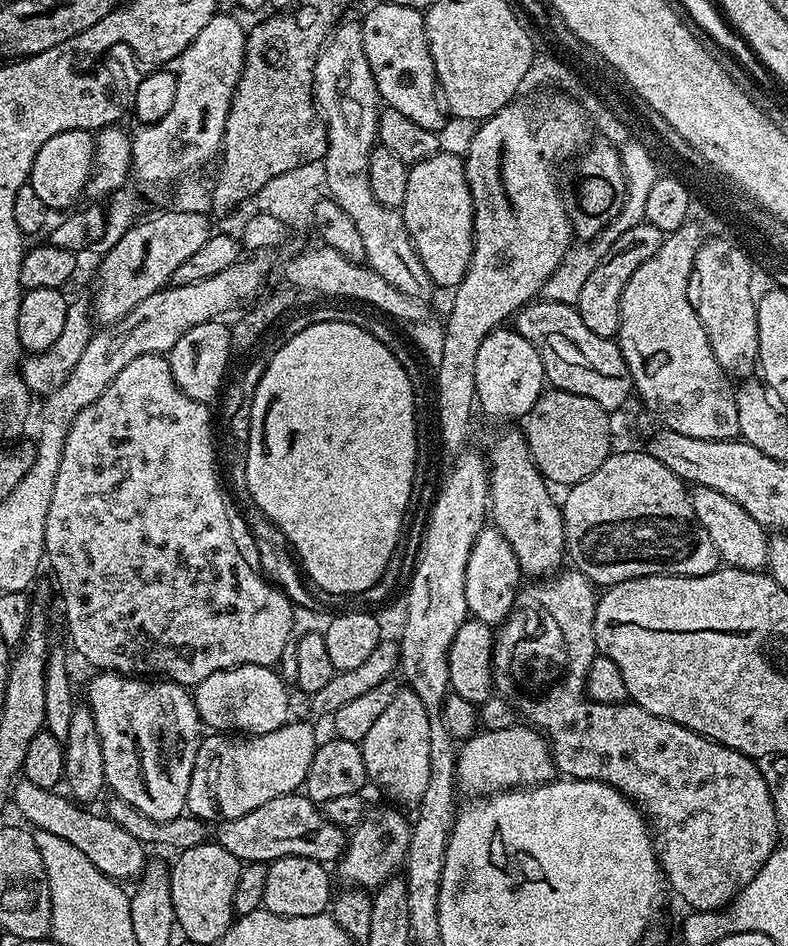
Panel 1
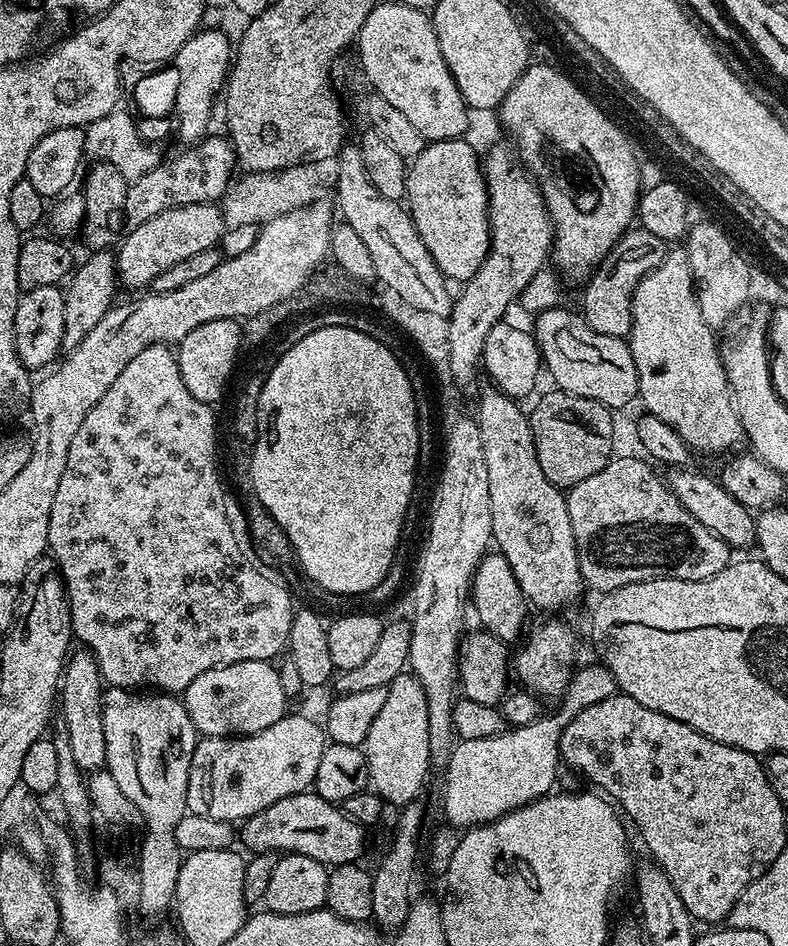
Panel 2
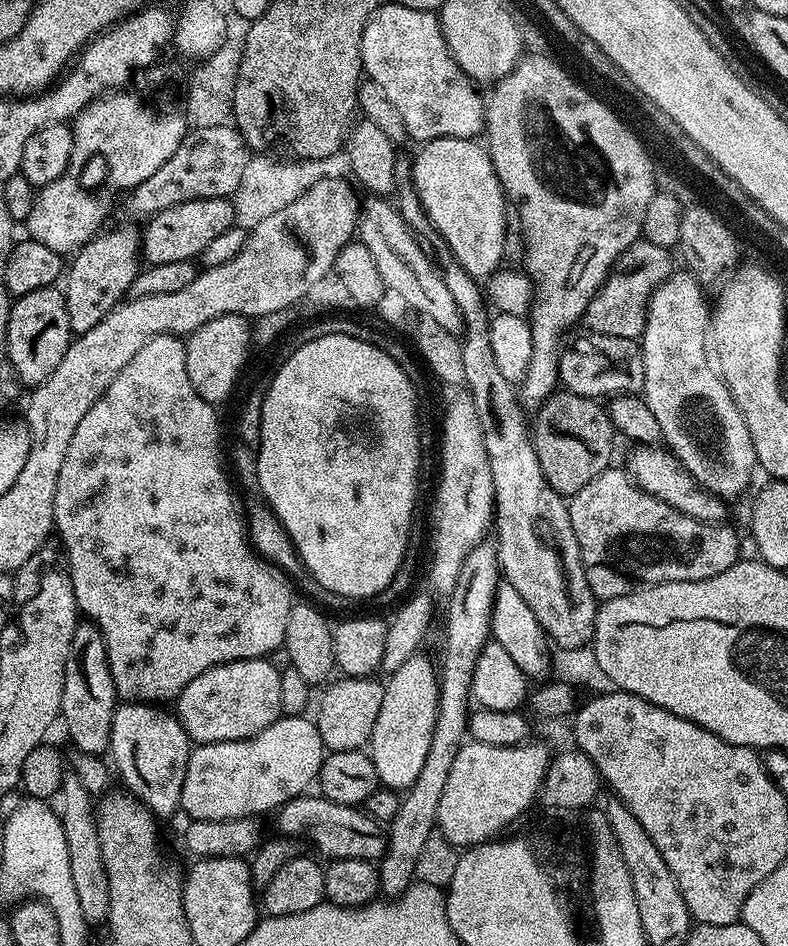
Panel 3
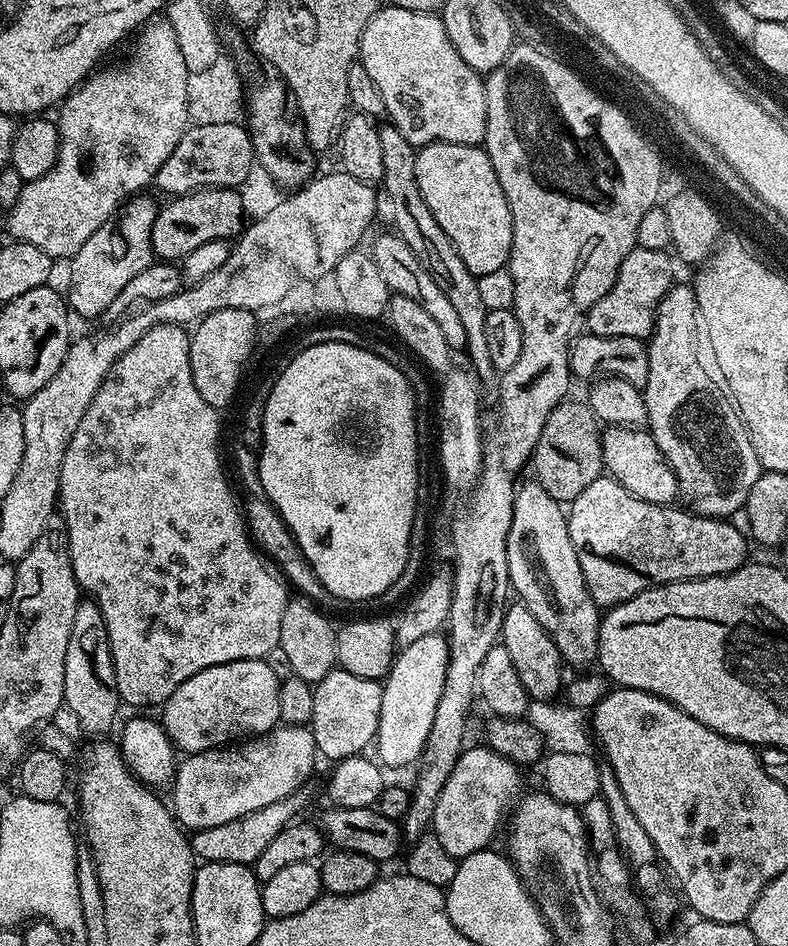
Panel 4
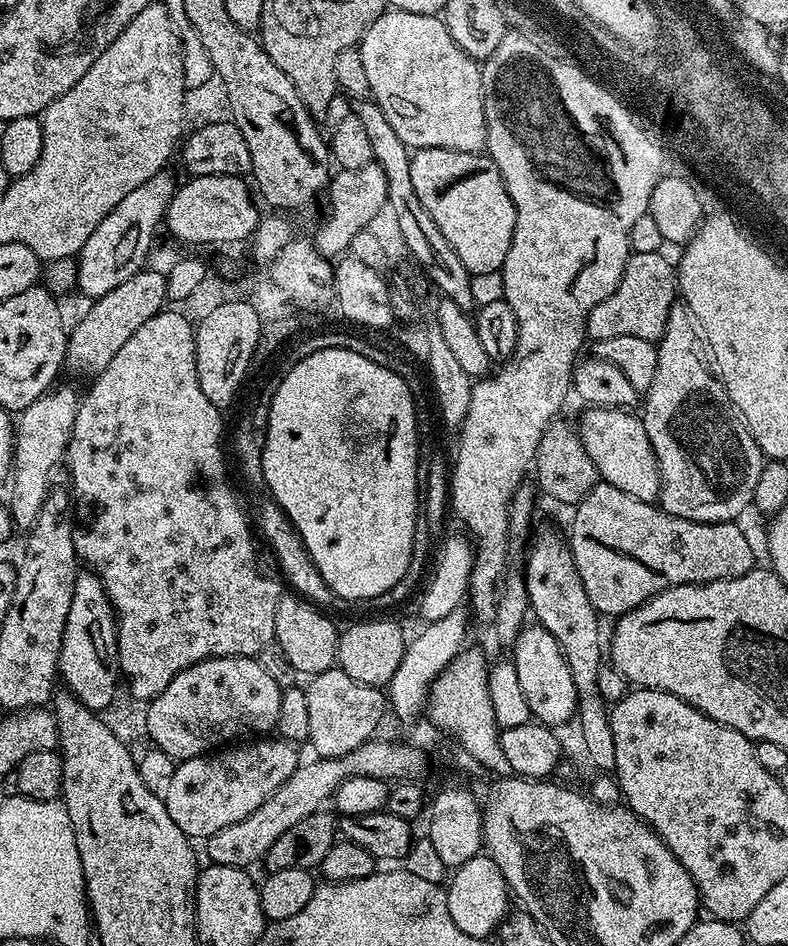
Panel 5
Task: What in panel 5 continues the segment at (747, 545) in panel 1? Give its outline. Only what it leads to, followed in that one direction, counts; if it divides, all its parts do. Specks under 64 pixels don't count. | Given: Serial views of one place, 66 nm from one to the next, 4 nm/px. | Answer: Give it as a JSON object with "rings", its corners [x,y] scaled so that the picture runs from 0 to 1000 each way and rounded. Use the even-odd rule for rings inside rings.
{"rings":[[[746,429],[740,433],[734,447],[736,466],[744,471],[744,480],[749,480],[749,488],[754,488],[758,504],[789,518],[789,522],[799,522],[799,526],[829,532],[838,523],[838,494],[816,443],[808,437],[806,440],[806,434],[789,431]]]}

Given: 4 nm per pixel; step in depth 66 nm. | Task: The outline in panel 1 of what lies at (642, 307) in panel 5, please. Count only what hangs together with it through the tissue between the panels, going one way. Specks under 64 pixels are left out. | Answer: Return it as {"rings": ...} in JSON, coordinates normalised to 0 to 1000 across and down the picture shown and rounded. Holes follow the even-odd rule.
{"rings":[[[821,235],[796,241],[779,256],[779,260],[774,260],[769,273],[764,273],[759,281],[754,281],[728,323],[739,340],[744,340],[744,346],[754,349],[754,353],[777,357],[786,352],[789,307],[794,307],[794,298],[799,298],[799,290],[805,290],[805,285],[810,285],[810,281],[815,281],[820,273],[830,273],[830,268],[835,268],[835,260],[843,254],[844,248],[844,245],[835,243],[835,239]]]}

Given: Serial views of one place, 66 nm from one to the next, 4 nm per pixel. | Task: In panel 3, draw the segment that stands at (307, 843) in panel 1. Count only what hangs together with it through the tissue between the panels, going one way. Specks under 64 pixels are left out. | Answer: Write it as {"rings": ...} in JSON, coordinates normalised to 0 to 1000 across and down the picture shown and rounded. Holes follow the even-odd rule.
{"rings":[[[405,839],[374,841],[353,855],[348,866],[355,874],[354,883],[379,886],[386,890],[392,888],[407,901],[405,904],[416,909],[459,907],[477,911],[487,904],[492,893],[489,872],[478,869],[473,863],[445,850],[419,848]]]}

